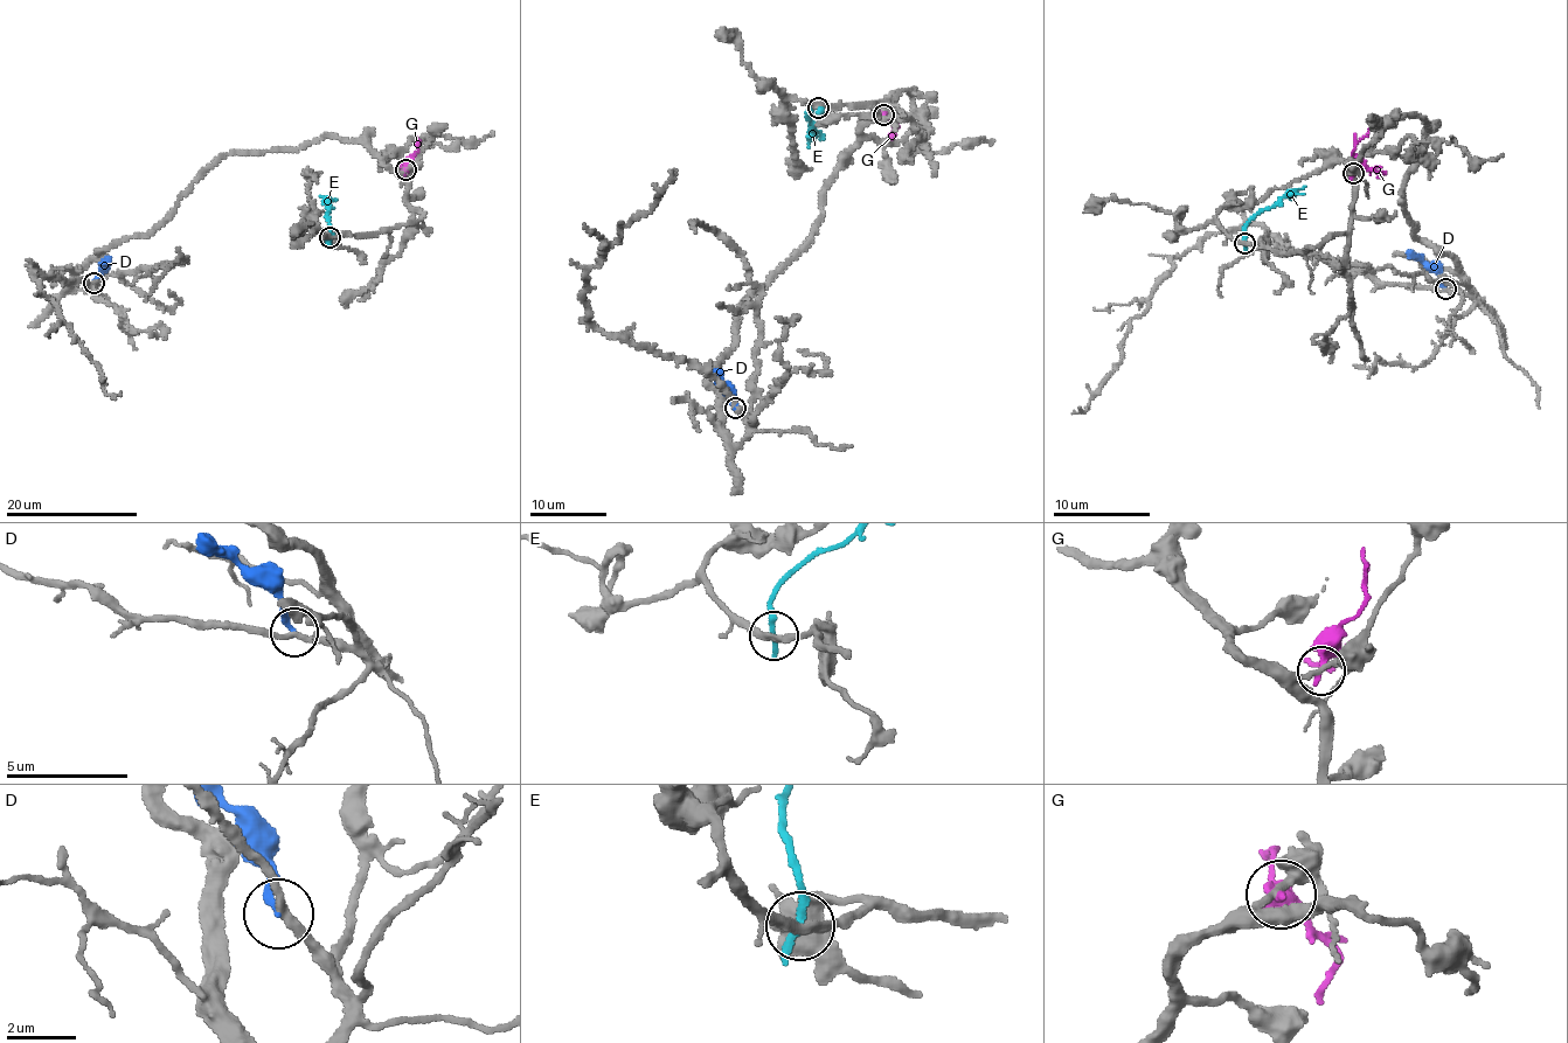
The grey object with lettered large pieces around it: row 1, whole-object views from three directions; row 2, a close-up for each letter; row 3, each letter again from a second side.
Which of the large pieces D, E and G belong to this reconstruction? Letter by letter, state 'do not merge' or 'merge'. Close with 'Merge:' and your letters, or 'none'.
D: do not merge
E: do not merge
G: do not merge
Merge: none

